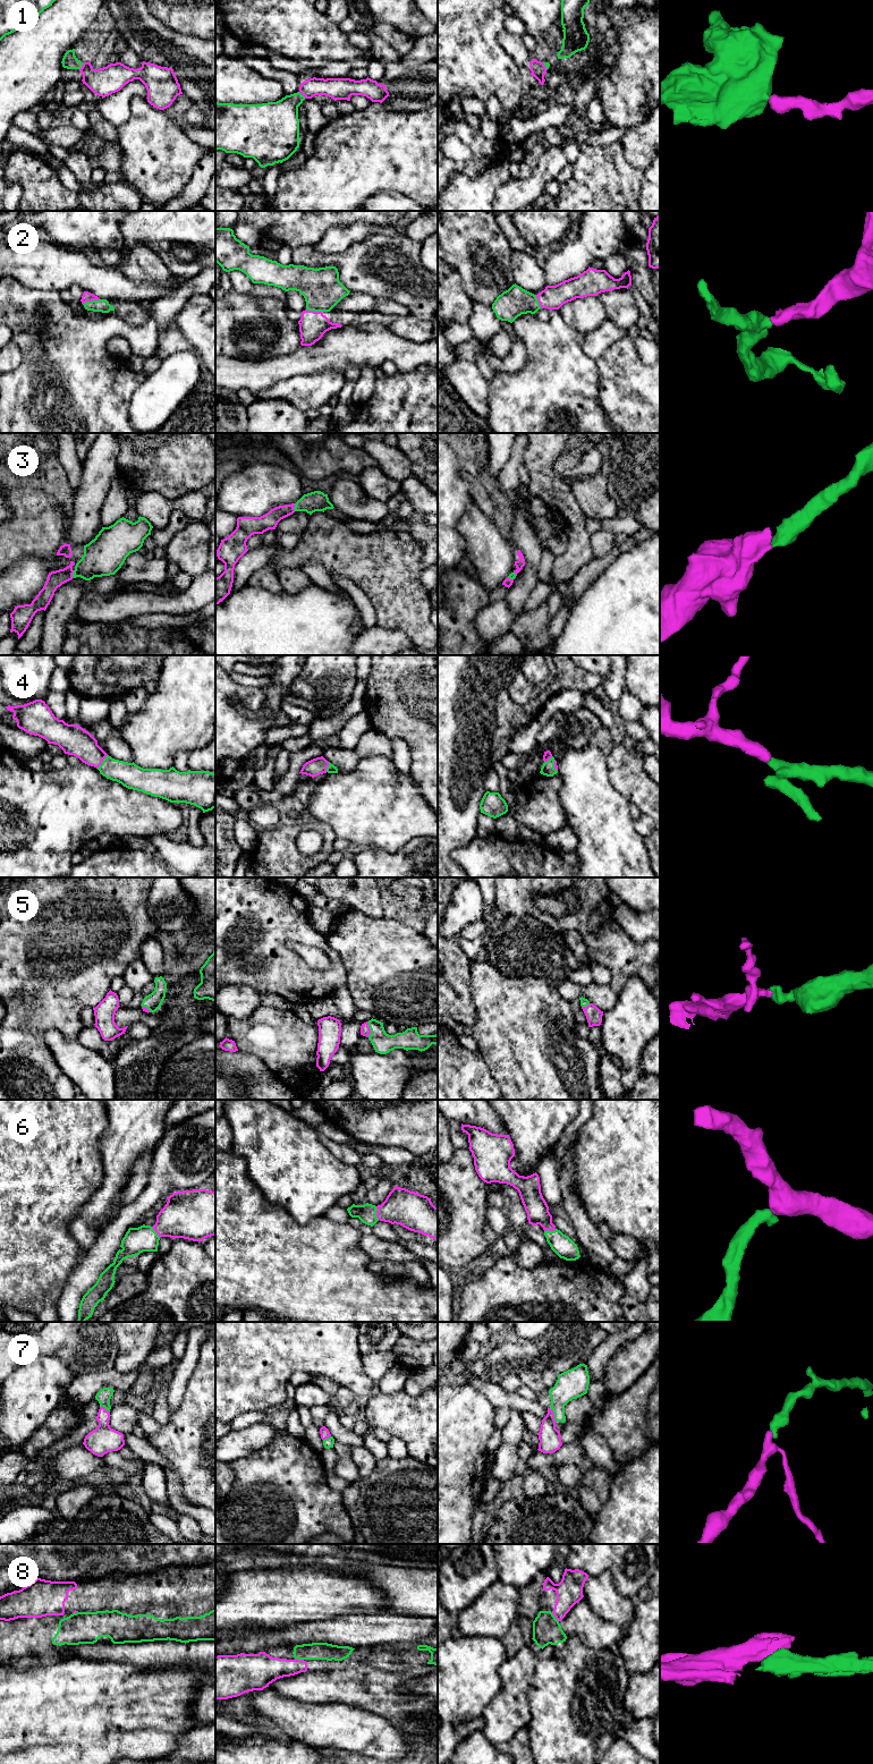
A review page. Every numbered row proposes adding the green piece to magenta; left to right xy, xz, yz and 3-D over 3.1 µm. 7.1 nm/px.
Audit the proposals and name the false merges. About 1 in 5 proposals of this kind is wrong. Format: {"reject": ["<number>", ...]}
{"reject": []}

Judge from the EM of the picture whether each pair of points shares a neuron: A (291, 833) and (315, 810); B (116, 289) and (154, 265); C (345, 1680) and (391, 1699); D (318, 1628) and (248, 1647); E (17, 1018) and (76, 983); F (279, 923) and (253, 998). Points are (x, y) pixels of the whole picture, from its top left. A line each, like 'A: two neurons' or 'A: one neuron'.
A: two neurons
B: two neurons
C: one neuron
D: one neuron
E: one neuron
F: two neurons

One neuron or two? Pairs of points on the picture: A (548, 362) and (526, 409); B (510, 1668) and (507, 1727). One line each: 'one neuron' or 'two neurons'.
A: one neuron
B: one neuron

